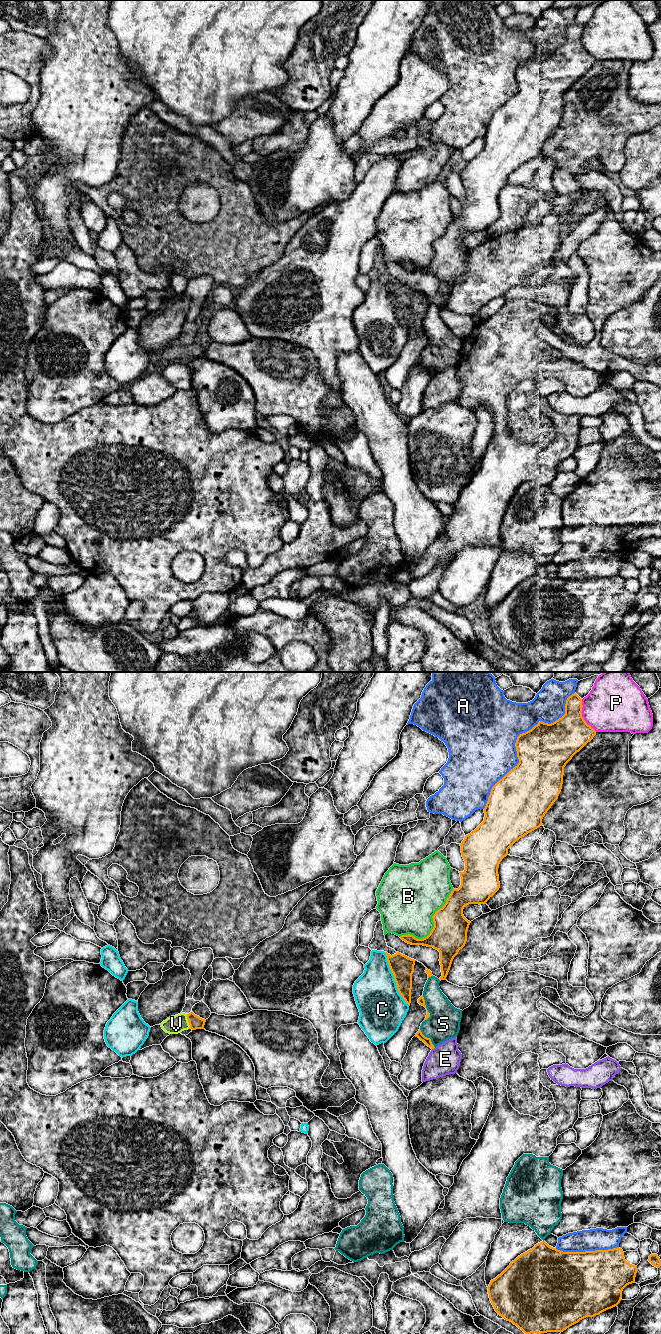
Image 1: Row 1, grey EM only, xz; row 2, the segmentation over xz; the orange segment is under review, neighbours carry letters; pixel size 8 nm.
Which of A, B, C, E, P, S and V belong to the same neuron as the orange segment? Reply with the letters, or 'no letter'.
V

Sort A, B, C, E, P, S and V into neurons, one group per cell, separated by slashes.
A / B / C / E / P / S / V

